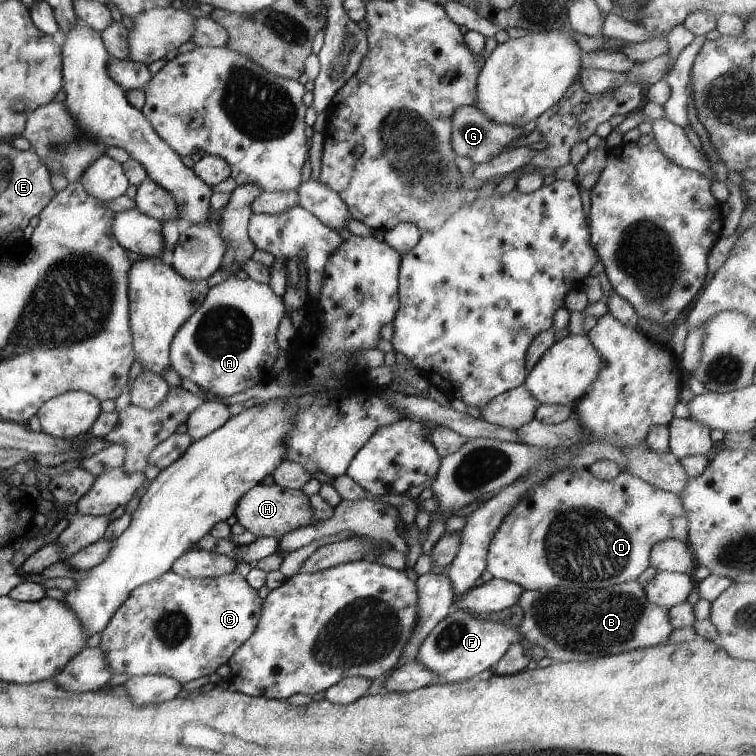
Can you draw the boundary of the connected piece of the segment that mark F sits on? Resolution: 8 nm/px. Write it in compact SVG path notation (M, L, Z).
M452 604L449 614L437 622L421 641L415 661L428 668L439 683L458 683L474 678L478 672L490 668L505 654L505 649L512 642L522 640L521 636L518 628L477 619L476 615L466 611L457 611Z

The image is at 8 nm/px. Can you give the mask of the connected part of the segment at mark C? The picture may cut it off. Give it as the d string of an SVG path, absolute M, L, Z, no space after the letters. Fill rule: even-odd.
M170 570L156 576L152 581L144 582L137 585L128 594L124 602L121 603L111 618L107 621L105 628L101 631L101 640L98 647L105 655L109 670L113 674L126 674L129 677L133 675L165 675L174 678L180 685L201 676L208 676L212 674L218 666L226 664L229 657L251 636L255 625L258 623L260 617L262 599L258 595L258 591L249 586L245 579L239 576L235 571L232 573L221 575L215 578L183 578Z

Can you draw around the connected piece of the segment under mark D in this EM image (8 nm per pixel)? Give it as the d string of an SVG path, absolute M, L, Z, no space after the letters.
M567 467L560 471L555 471L548 479L533 485L528 491L524 492L523 496L517 501L517 504L507 511L507 514L501 519L500 525L489 541L484 569L491 574L492 578L506 580L520 586L524 590L535 590L538 588L602 589L627 581L635 581L637 576L647 566L650 566L650 550L656 542L665 539L675 539L686 544L687 533L687 517L683 512L677 493L655 488L627 471L621 471L611 480L604 481L594 477L588 468L576 469Z

